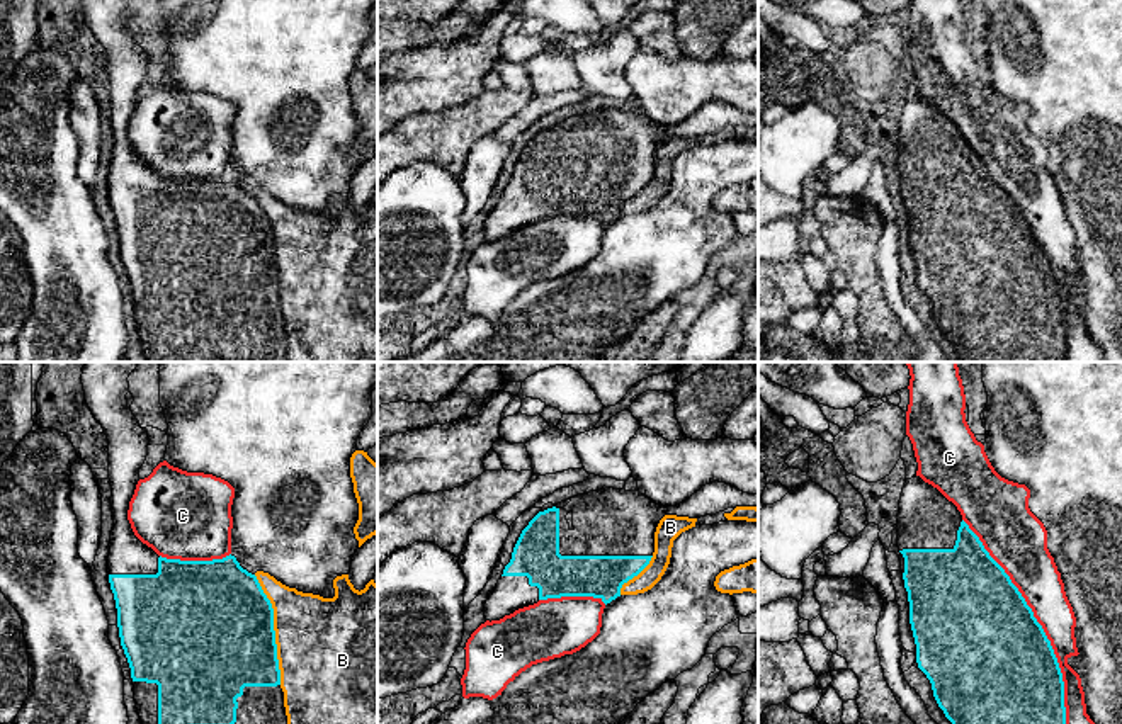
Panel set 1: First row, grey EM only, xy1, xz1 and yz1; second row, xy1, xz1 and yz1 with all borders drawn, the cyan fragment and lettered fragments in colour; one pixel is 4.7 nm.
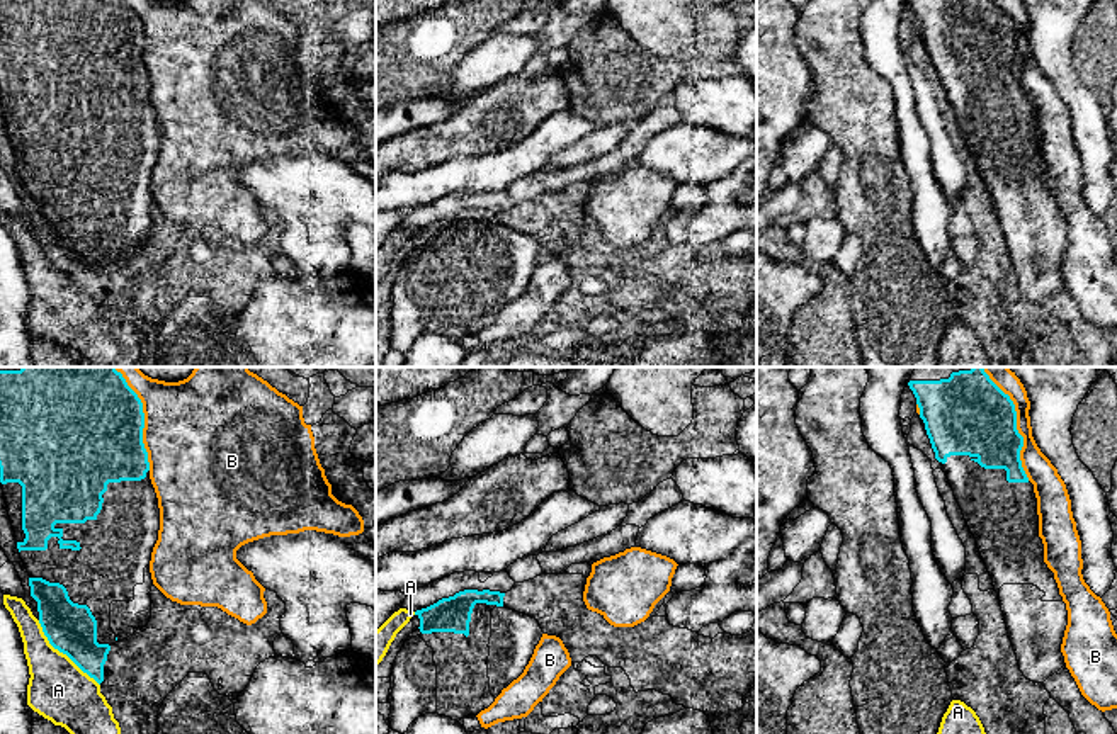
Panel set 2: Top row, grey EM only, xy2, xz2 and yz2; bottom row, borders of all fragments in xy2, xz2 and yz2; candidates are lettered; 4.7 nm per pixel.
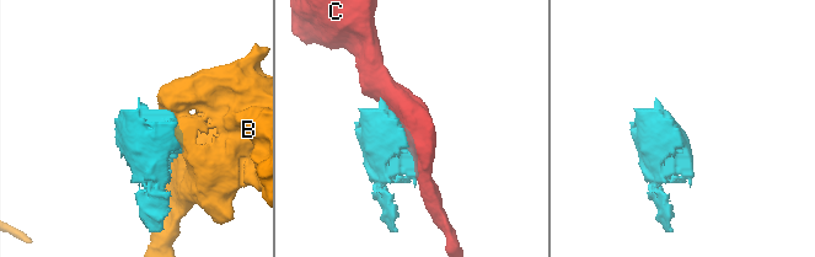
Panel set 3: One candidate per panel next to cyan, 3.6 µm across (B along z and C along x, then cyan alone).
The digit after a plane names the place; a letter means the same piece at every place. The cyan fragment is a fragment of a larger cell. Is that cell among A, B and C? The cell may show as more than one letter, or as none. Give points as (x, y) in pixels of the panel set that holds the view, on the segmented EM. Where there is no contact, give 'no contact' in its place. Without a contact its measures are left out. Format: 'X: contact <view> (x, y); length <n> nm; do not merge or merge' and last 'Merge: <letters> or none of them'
A: contact xy2 (63, 653); length 420 nm; do not merge
B: contact yz2 (1015, 423); length 600 nm; do not merge
C: contact yz1 (1036, 621); length 1100 nm; do not merge
Merge: none of them

